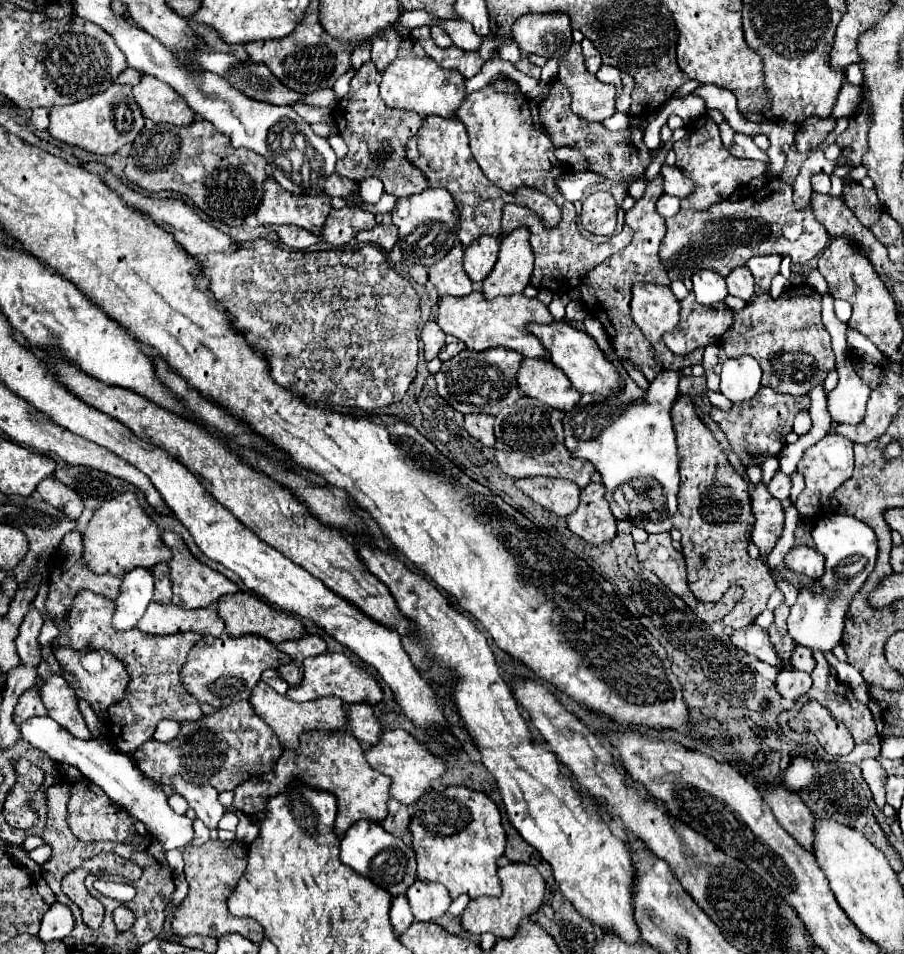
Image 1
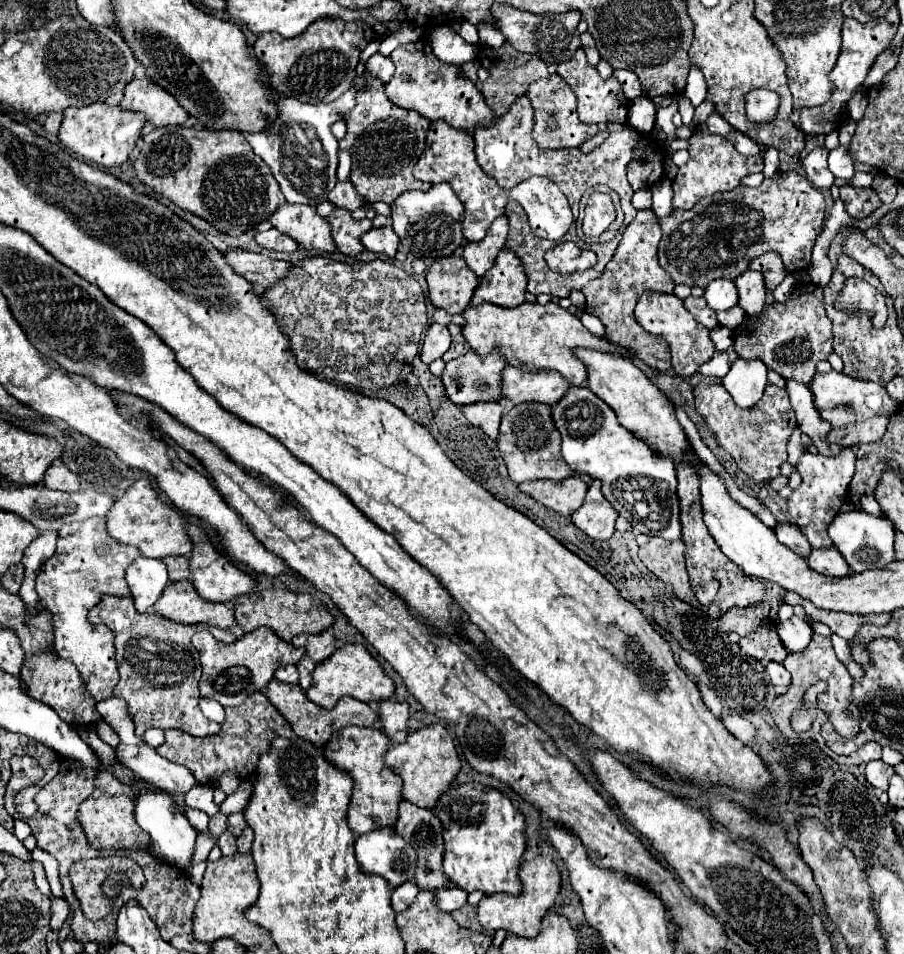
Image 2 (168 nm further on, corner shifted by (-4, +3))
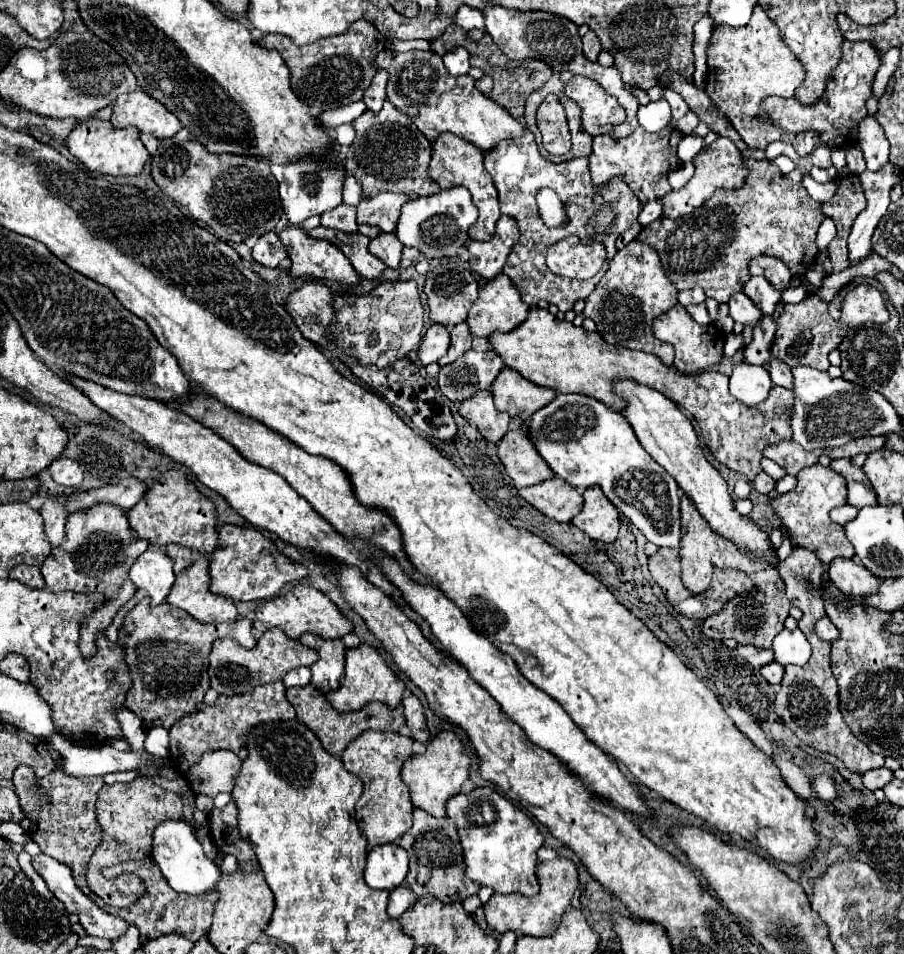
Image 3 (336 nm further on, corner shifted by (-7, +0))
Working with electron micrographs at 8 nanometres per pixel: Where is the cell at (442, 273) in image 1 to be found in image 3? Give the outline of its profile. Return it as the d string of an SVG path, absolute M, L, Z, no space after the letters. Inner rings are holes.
M442 263L426 275L424 293L428 297L430 321L454 327L466 321L472 303L478 299L478 283L462 265Z

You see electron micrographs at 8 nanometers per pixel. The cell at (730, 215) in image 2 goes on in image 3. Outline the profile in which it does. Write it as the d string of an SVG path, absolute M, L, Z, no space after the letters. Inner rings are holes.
M744 157L744 163L748 175L740 189L718 189L694 213L682 219L656 219L638 233L638 241L656 249L666 277L678 291L692 289L696 283L708 297L726 303L750 279L748 263L756 255L778 257L794 275L804 275L812 267L818 253L816 231L824 215L820 203L804 191L802 171L794 169L782 175L772 161L756 161L752 157Z

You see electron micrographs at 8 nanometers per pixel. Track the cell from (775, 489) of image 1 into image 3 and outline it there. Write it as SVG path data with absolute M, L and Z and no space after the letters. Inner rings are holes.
M764 471L756 475L756 479L752 481L752 487L758 491L758 493L770 493L774 489L774 479L770 475L766 475Z

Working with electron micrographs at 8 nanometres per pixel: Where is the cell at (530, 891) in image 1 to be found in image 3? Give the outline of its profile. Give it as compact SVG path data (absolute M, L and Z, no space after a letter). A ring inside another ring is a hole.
M552 859L538 863L538 881L540 881L540 893L536 897L524 897L524 895L502 895L494 893L490 901L484 905L486 921L492 931L506 933L514 931L518 935L532 935L532 937L548 937L556 931L562 913L570 905L574 891L578 887L578 871L576 865L570 859Z

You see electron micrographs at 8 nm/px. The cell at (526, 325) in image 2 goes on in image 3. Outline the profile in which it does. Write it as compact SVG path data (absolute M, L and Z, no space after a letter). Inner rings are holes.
M530 309L526 321L510 333L492 335L490 343L502 357L506 367L518 371L522 377L536 385L554 389L556 393L580 393L598 399L606 407L622 413L624 399L614 393L614 383L630 379L634 383L664 391L668 399L684 407L702 431L702 439L712 457L726 465L730 471L746 475L752 481L760 471L762 451L772 443L792 439L788 431L788 407L792 405L792 391L786 387L772 387L760 407L746 407L728 391L728 377L716 371L702 371L696 375L682 375L676 367L664 365L656 355L644 351L620 349L604 343L598 333L588 333L568 321L560 321L548 309Z

